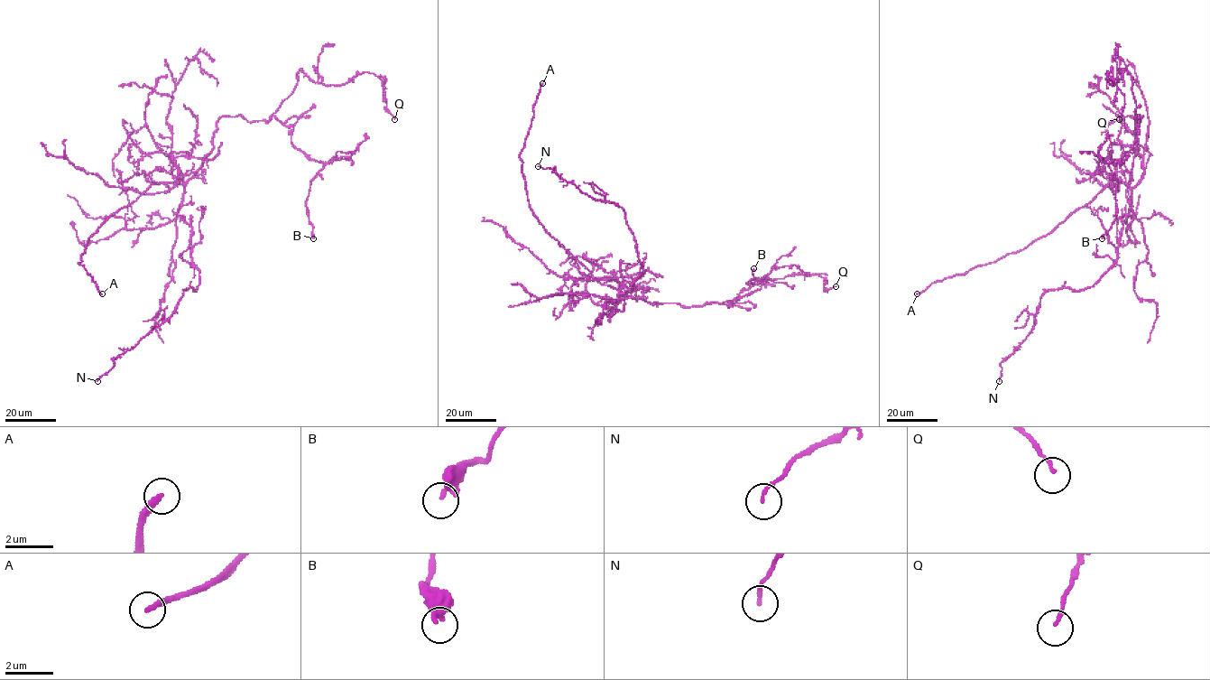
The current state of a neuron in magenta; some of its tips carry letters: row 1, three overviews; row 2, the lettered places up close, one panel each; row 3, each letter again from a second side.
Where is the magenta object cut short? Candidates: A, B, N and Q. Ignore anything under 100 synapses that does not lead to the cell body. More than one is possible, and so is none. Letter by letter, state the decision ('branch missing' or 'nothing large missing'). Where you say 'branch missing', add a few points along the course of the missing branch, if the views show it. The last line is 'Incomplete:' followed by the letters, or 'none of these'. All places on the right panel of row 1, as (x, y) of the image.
A: branch missing
B: nothing large missing
N: nothing large missing
Q: nothing large missing
Incomplete: A

